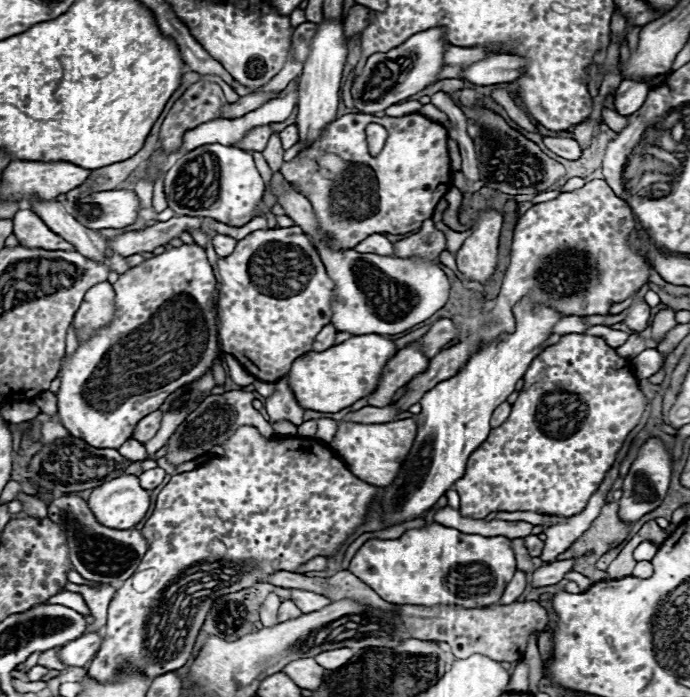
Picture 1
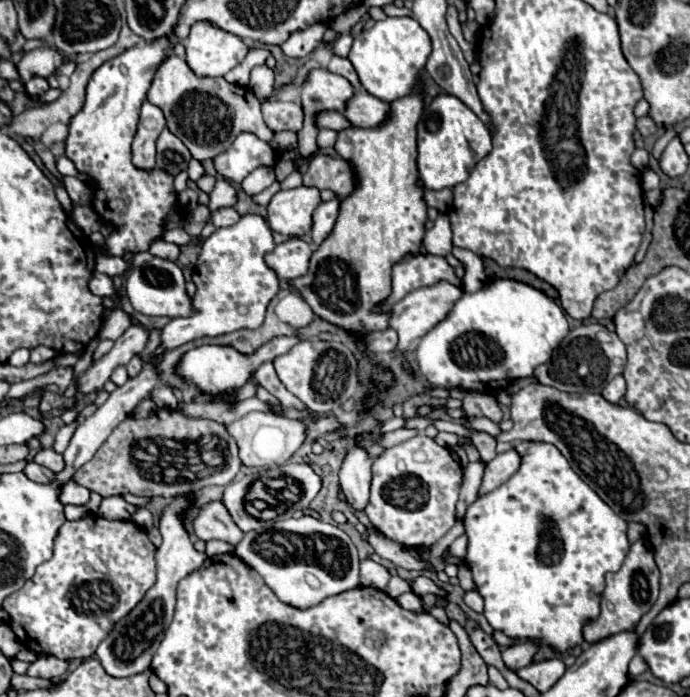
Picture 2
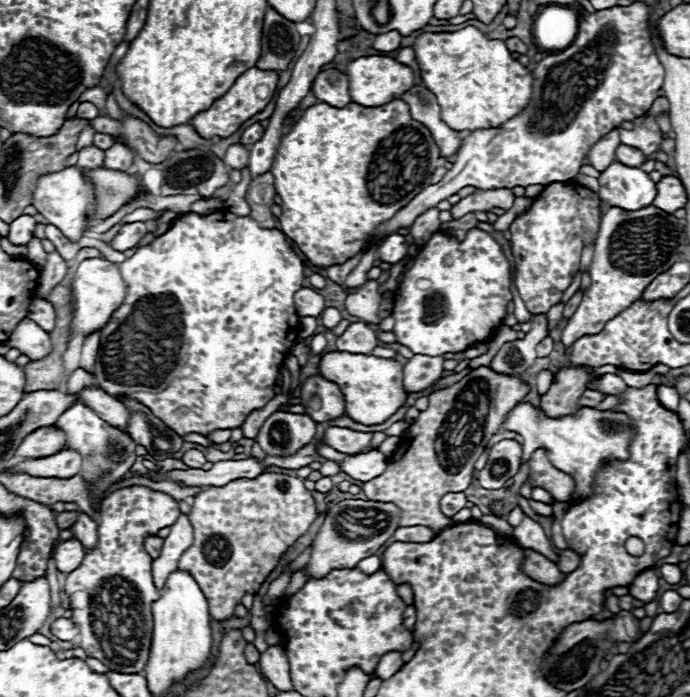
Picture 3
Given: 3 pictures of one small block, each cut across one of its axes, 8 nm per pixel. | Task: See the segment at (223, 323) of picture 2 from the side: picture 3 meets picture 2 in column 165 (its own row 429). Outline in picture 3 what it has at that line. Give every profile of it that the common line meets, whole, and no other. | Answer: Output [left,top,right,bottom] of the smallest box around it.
[324,426,374,454]

